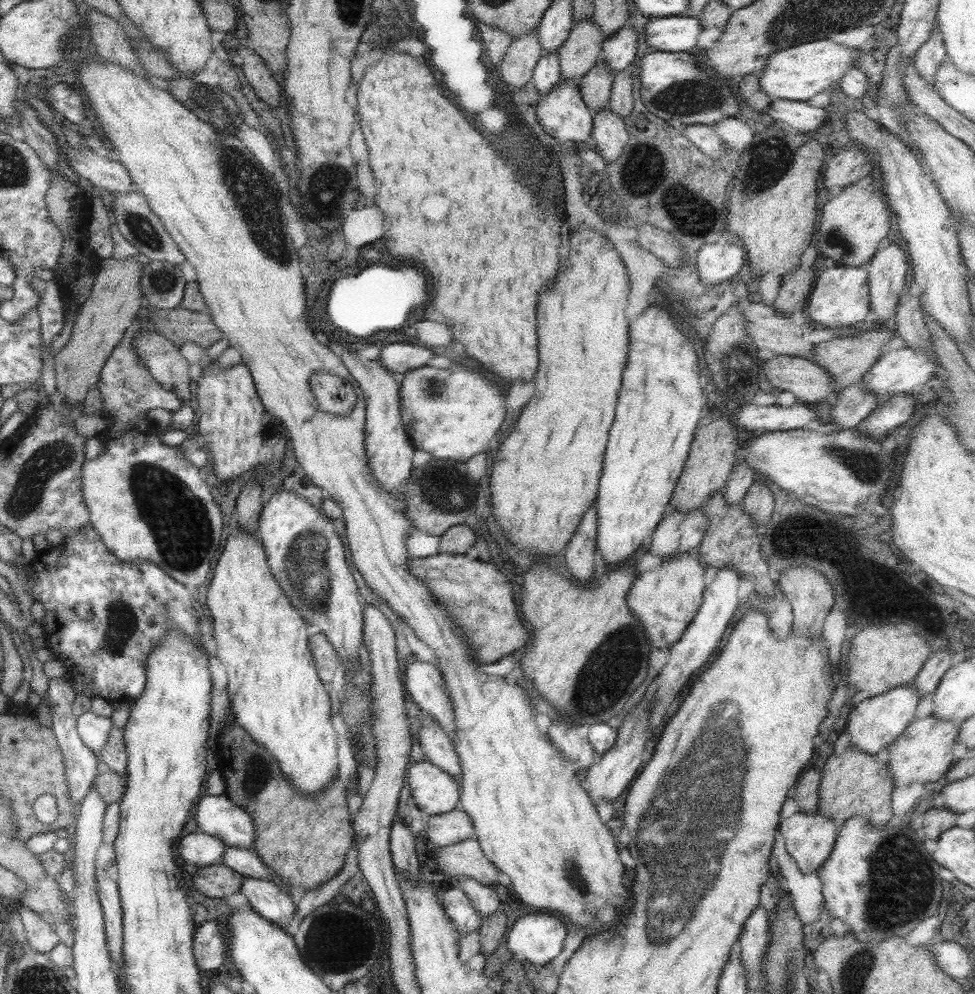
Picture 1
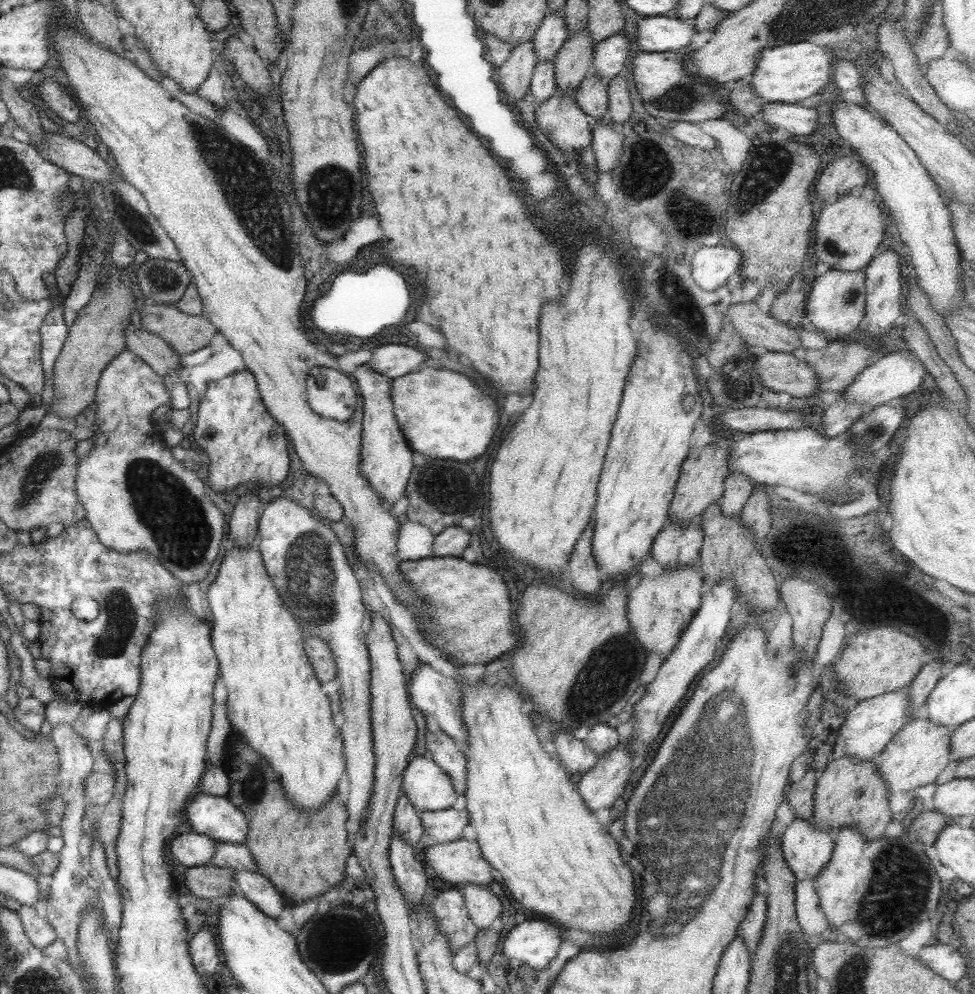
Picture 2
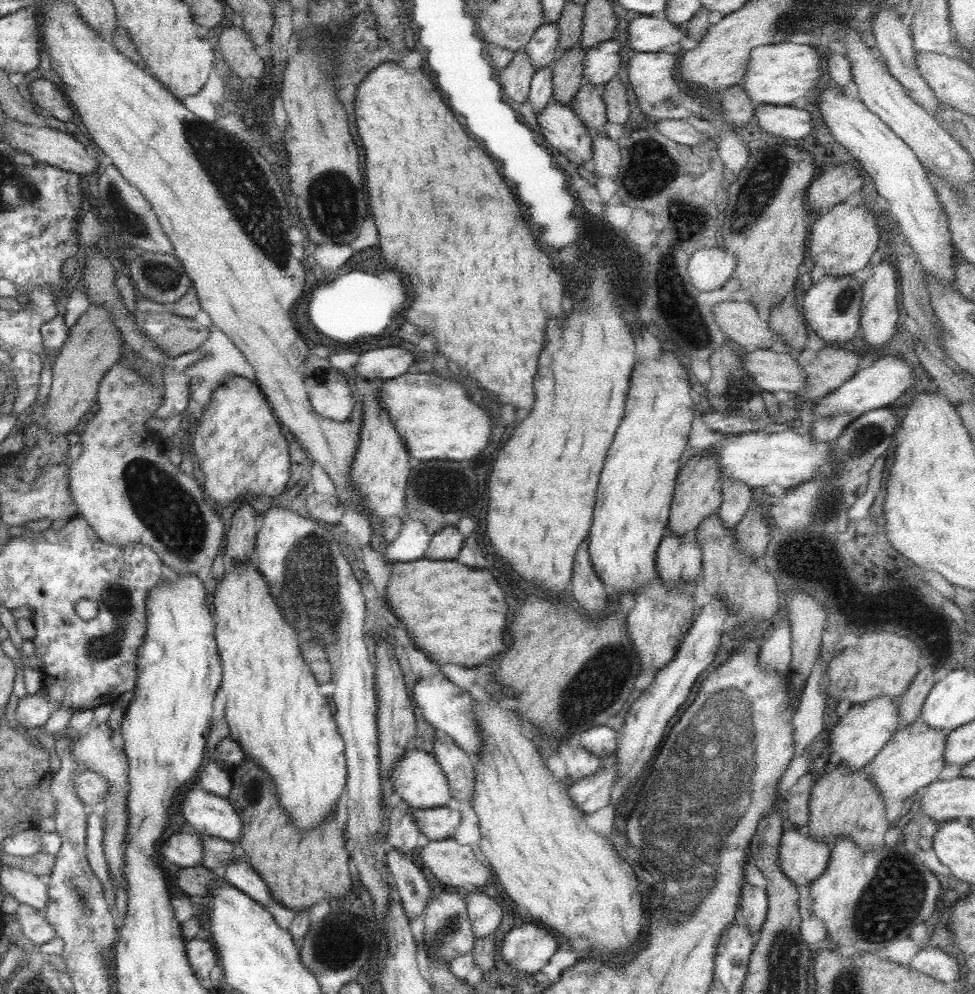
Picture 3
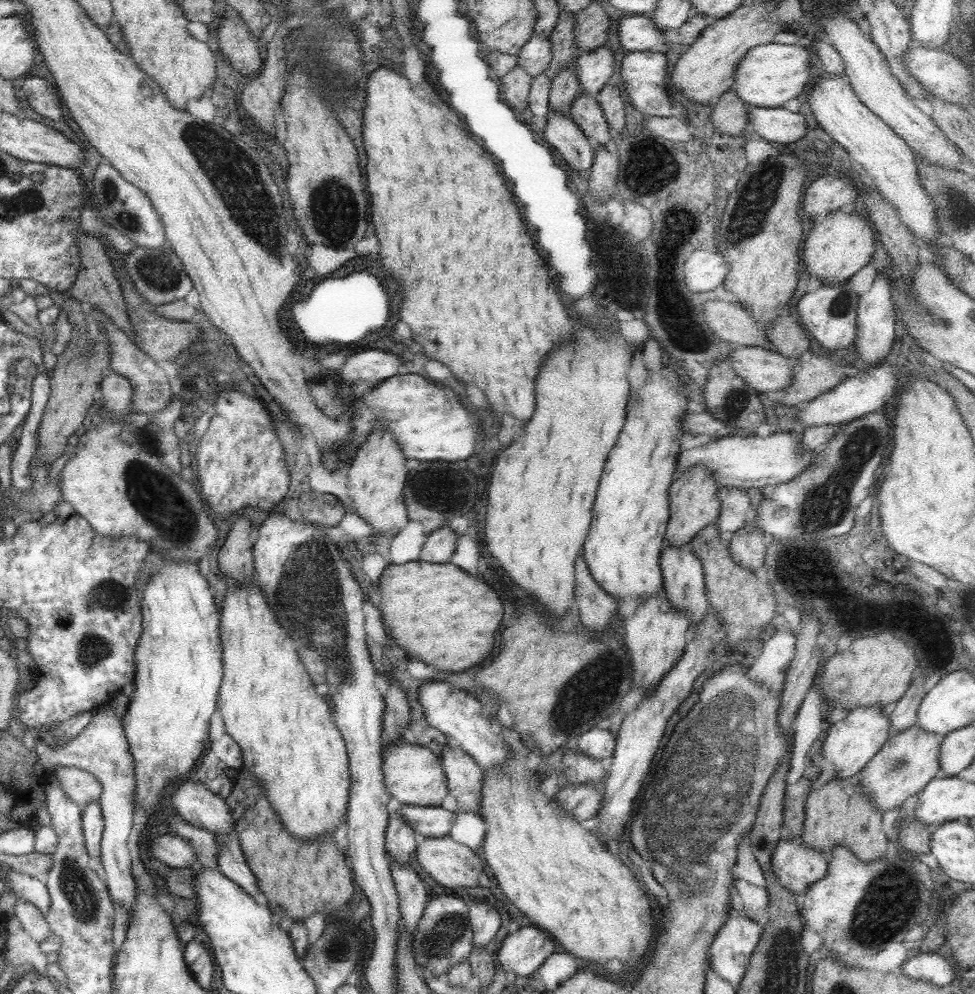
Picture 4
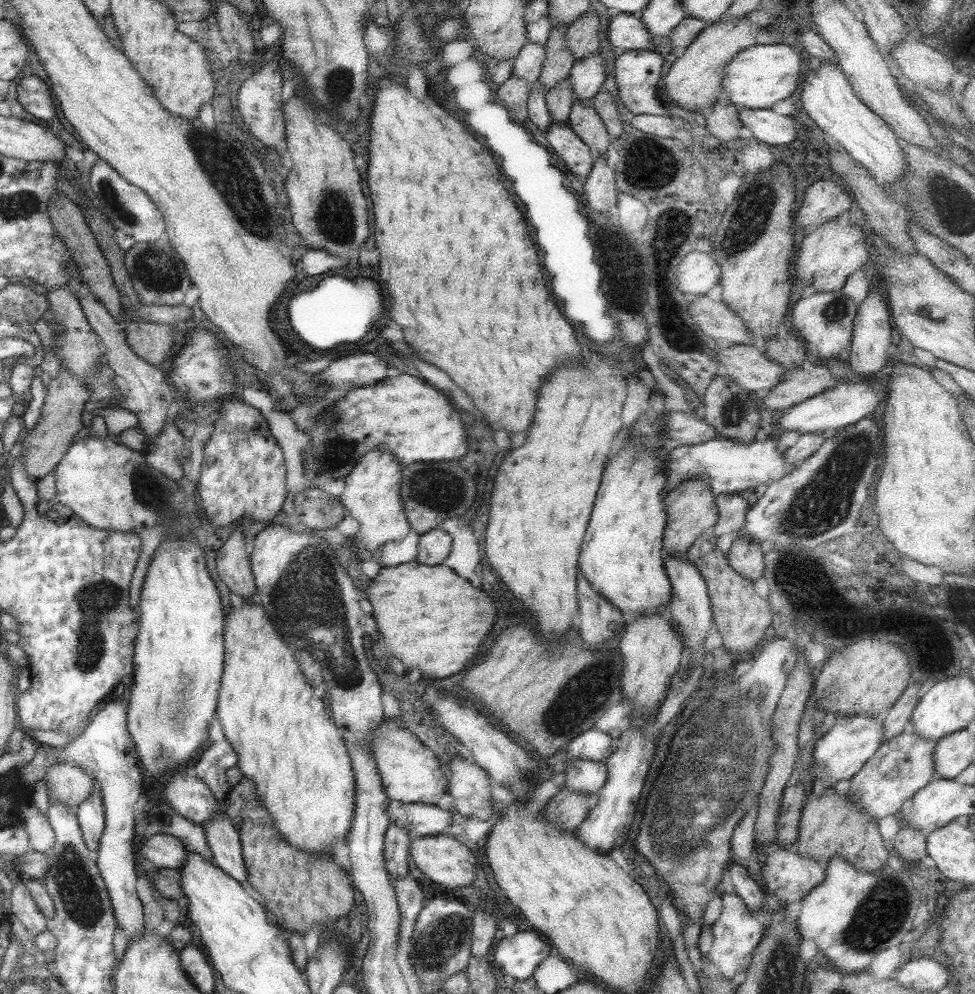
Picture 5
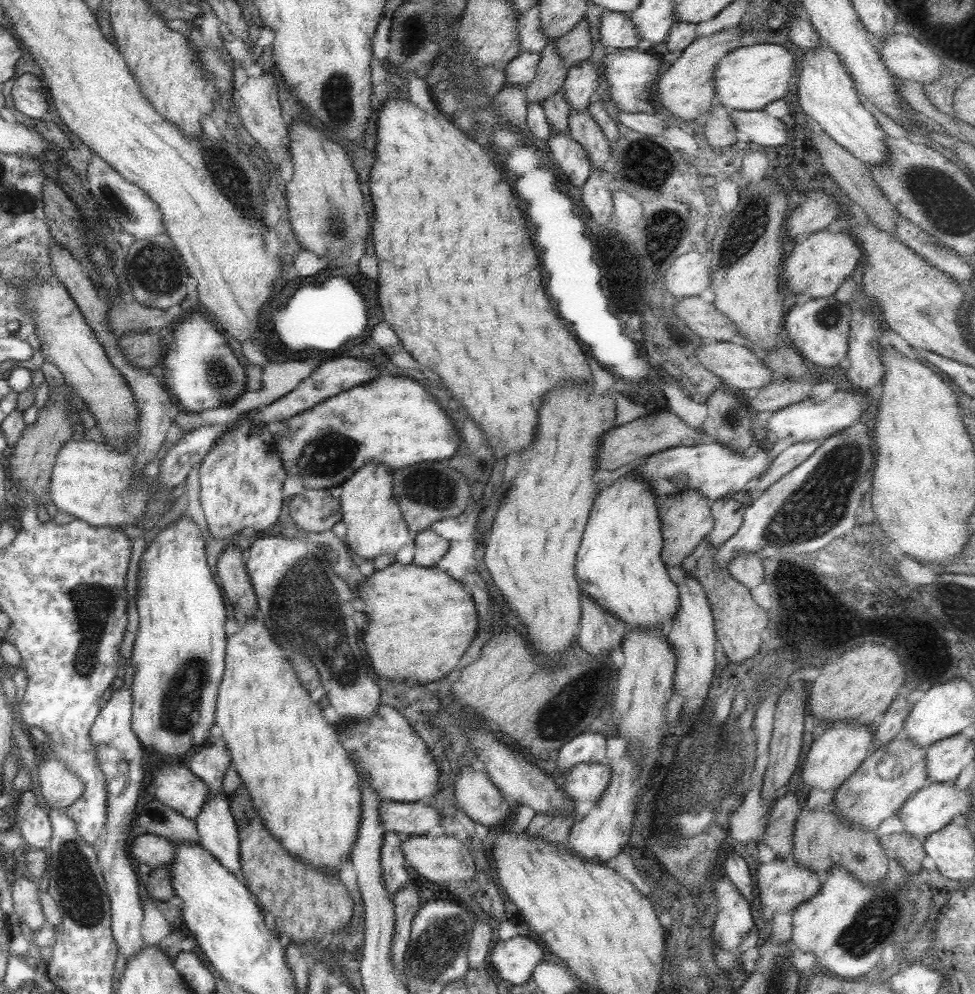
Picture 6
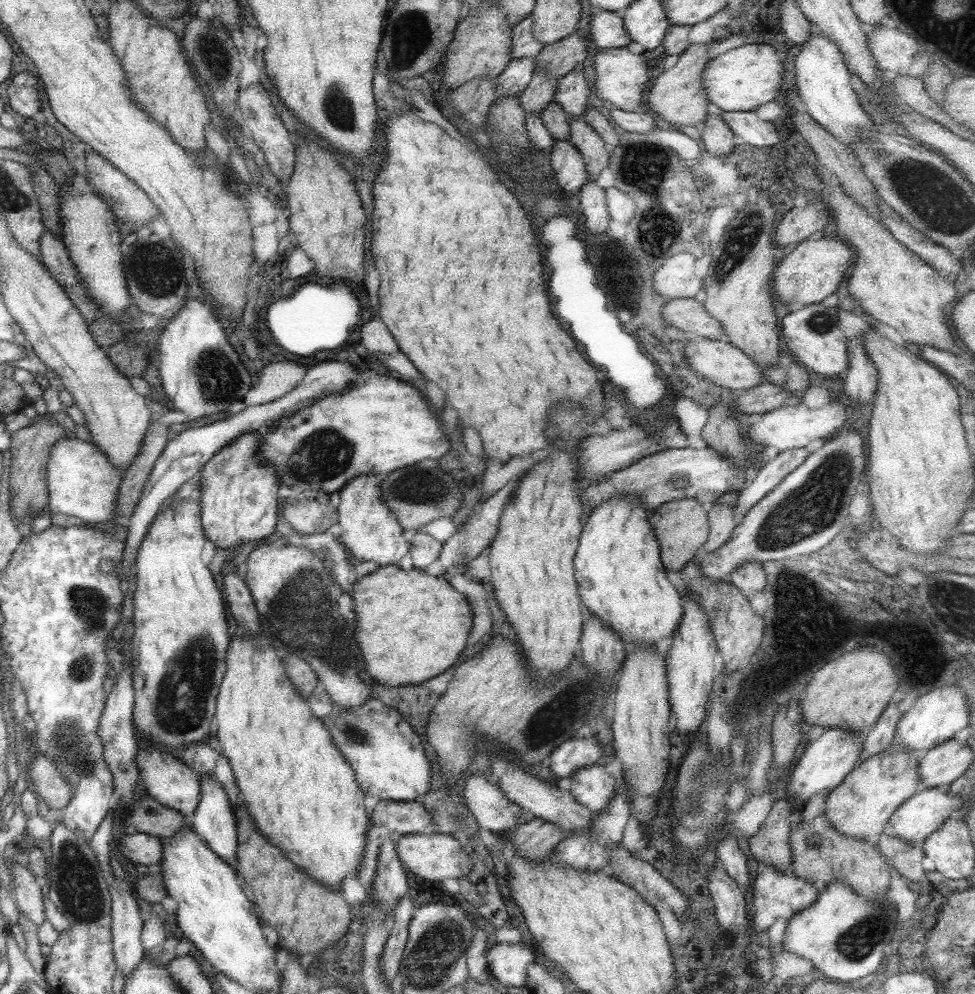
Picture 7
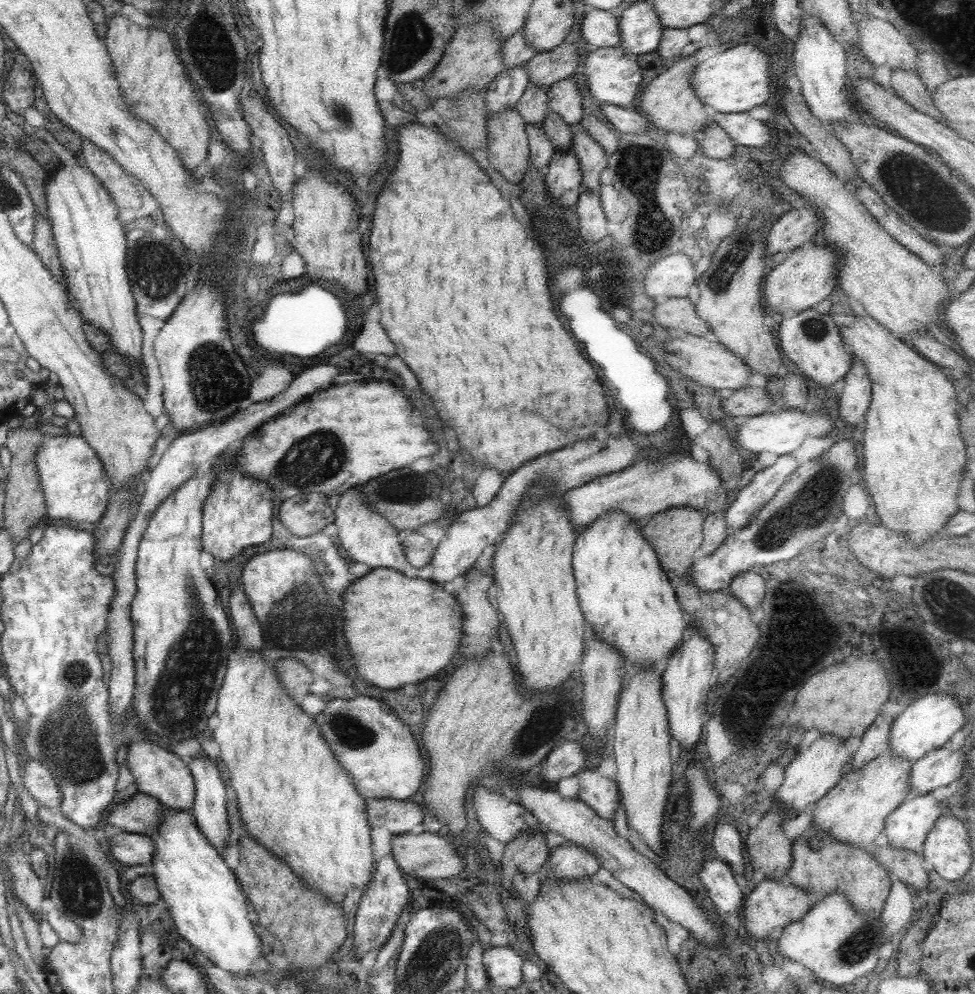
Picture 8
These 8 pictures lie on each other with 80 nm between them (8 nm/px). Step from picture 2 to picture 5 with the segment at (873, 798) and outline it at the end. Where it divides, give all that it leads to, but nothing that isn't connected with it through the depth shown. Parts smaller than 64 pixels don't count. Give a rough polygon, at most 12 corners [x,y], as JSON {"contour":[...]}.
{"contour":[[827,788],[807,796],[793,847],[823,871],[886,863],[876,821]]}

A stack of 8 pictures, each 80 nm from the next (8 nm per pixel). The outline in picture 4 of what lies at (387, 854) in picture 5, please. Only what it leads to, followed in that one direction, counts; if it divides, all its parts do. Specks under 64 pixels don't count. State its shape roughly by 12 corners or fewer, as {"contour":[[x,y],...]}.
{"contour":[[390,798],[384,847],[390,862],[404,866],[418,840]]}

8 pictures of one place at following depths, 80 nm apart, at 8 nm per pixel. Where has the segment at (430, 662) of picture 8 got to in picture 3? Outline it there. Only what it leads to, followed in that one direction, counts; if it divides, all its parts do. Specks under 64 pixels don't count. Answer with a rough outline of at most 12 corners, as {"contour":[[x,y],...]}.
{"contour":[[455,526],[391,564],[386,604],[439,667],[506,647],[505,600]]}

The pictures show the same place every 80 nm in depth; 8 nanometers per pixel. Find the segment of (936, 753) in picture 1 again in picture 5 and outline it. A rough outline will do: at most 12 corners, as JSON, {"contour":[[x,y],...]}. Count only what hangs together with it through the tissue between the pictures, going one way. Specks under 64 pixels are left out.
{"contour":[[907,723],[849,779],[872,820],[933,778],[934,743]]}

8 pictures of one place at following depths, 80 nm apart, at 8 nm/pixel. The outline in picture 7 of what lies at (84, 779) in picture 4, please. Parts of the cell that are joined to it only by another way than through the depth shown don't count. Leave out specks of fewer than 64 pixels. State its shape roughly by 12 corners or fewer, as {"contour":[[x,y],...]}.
{"contour":[[47,757],[27,768],[34,794],[53,814],[67,806],[68,782]]}

